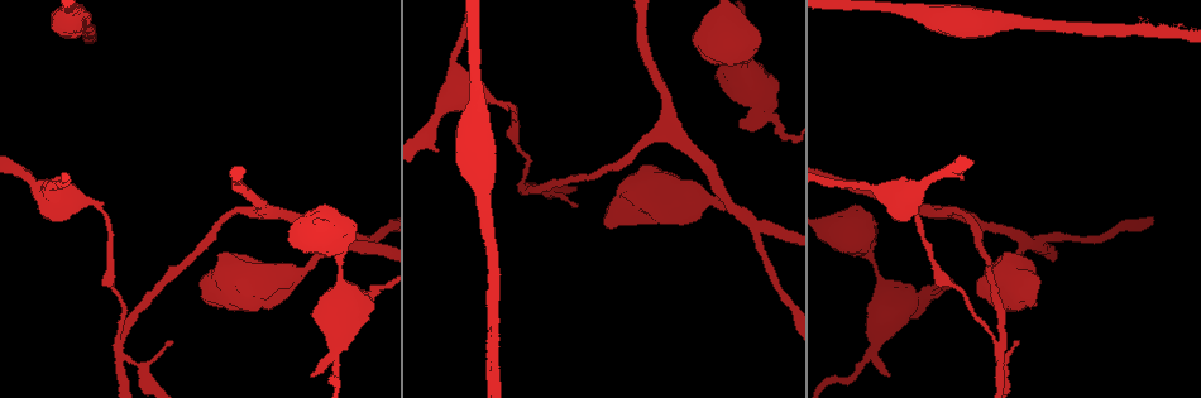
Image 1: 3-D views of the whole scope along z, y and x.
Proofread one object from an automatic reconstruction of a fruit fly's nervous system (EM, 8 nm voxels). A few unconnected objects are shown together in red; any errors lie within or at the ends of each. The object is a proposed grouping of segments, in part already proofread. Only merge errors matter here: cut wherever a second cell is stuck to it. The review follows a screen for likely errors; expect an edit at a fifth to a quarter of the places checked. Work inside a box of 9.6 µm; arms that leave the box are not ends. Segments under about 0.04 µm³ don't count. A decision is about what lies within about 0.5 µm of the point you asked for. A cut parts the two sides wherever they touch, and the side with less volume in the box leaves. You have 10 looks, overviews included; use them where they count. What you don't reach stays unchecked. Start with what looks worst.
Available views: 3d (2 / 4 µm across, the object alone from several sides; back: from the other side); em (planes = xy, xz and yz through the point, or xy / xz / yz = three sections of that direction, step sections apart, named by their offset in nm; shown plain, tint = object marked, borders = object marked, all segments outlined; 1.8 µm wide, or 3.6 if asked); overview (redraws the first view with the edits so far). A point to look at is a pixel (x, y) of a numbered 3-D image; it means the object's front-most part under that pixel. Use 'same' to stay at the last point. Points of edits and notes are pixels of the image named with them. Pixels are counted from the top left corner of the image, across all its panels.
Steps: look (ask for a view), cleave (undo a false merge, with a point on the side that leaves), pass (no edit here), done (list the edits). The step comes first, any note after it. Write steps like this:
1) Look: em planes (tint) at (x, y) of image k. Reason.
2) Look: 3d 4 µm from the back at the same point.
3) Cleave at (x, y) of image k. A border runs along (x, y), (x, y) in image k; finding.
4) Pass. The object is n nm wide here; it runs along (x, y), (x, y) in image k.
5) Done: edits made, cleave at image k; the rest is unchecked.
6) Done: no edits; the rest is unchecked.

Look: em xy step 16 (tint) at (1022, 246) of image 1. Arms run side by side.

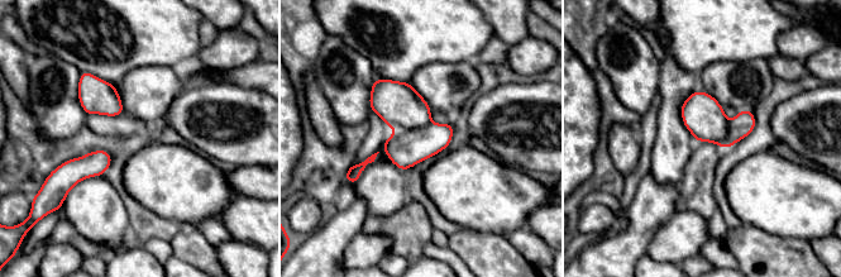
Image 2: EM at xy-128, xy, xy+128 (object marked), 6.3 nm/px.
Look: em xz step 4 (borders) at the same point. Cut it another way.

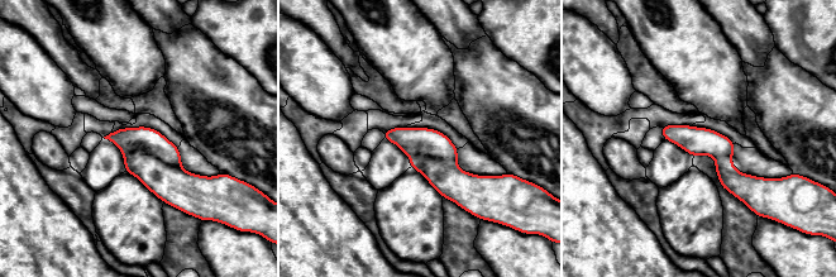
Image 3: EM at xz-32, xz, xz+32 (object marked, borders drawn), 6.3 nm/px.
Cleave at (173, 186) of image 3. A border runs along (122, 152), (143, 148), (182, 170) in image 3; a second cell is stuck on.

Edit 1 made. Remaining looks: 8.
Look: overview.

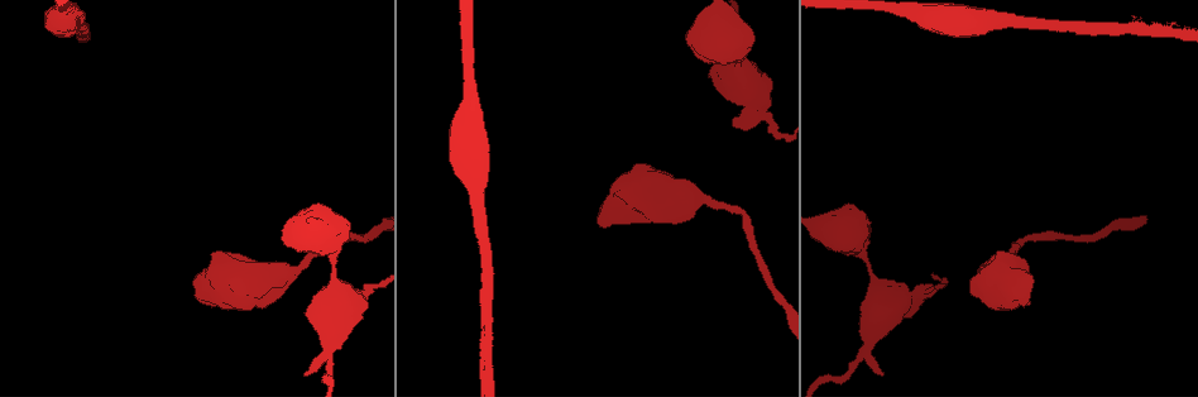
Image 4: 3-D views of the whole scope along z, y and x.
Look: em 3.6 µm planes (tint) at (717, 13) of image 4. Thick turns thin.

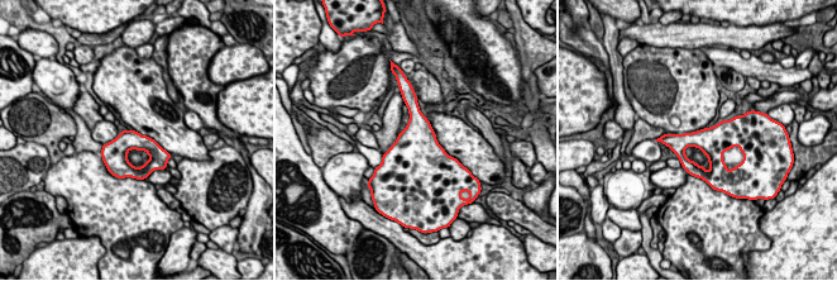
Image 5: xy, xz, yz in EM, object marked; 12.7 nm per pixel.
Pass. One cell here.

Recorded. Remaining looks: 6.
Look: em 3.6 µm yz step 16 (tint) at (327, 341) of image 4. Sudden change in width.

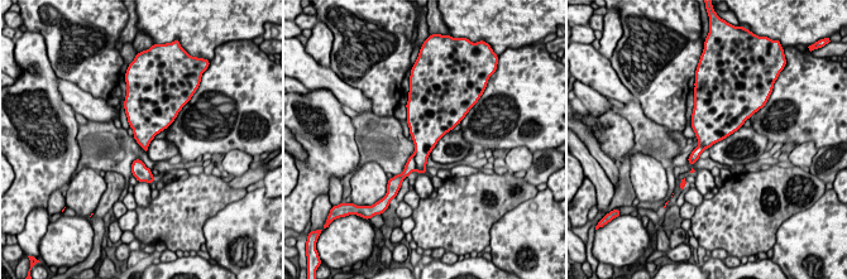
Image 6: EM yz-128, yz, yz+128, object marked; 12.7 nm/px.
Look: em 3.6 µm planes (tint) at the same point. Cut it another way.

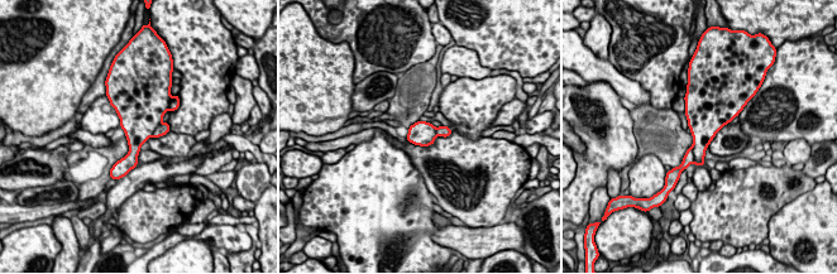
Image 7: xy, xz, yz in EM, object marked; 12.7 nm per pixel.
Cleave at (688, 159) of image 7. A border runs along (692, 145), (694, 162) in image 7; two cells meet here.

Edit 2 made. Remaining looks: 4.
Done: edits made, cleave at image 3, cleave at image 7; the rest is unchecked.

